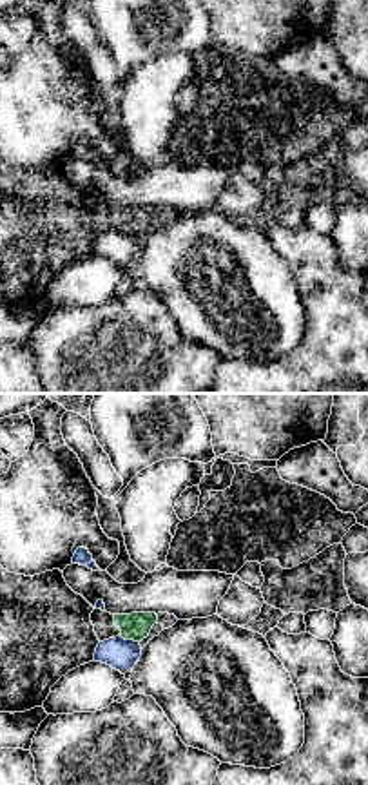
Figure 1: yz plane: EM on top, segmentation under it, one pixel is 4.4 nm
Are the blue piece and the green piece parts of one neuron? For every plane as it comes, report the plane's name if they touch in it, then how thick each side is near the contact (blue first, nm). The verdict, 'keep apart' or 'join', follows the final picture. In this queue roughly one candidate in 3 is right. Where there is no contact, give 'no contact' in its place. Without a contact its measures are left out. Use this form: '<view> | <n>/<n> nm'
yz | 140/120 nm

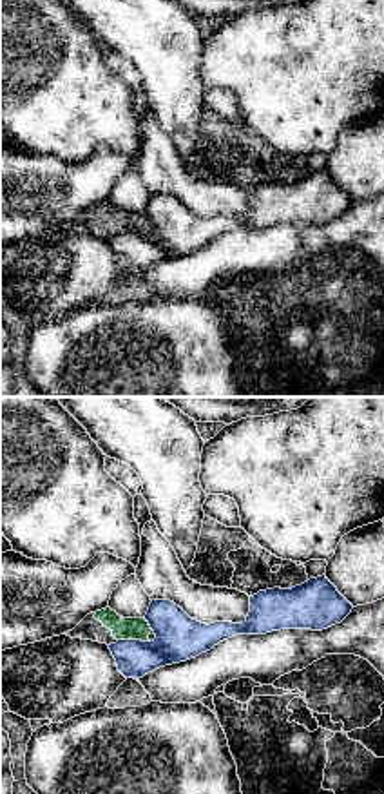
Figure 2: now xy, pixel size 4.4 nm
xy | 200/100 nm

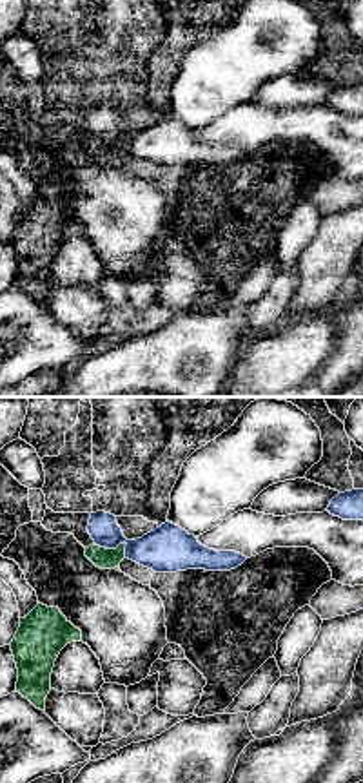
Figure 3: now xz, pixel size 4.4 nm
xz | 200/100 nm

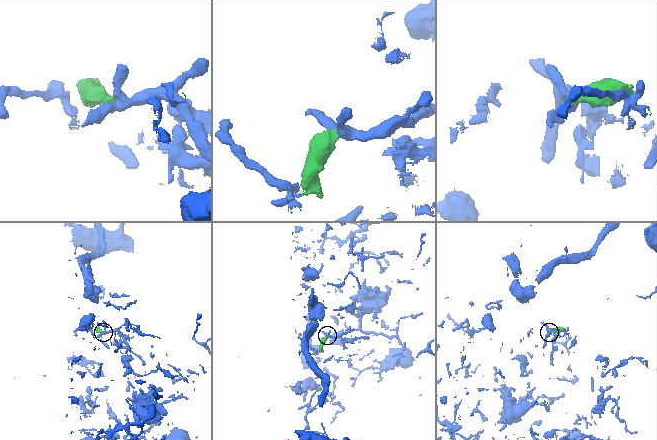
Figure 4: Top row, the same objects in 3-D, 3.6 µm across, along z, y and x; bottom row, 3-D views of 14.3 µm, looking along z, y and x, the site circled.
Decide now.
keep apart

